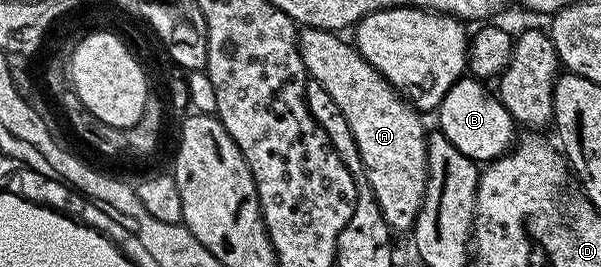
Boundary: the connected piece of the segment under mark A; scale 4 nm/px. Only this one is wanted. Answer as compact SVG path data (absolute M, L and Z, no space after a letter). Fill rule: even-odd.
M307 26L300 31L297 47L301 49L308 77L327 88L331 100L339 104L339 112L343 112L348 126L351 127L351 136L355 136L359 156L365 165L365 175L379 204L379 212L383 212L383 220L394 235L408 235L417 224L427 184L427 129L421 123L422 115L418 110L410 106L381 73L367 64L356 45L349 43L348 46L341 38L344 37L340 33Z

